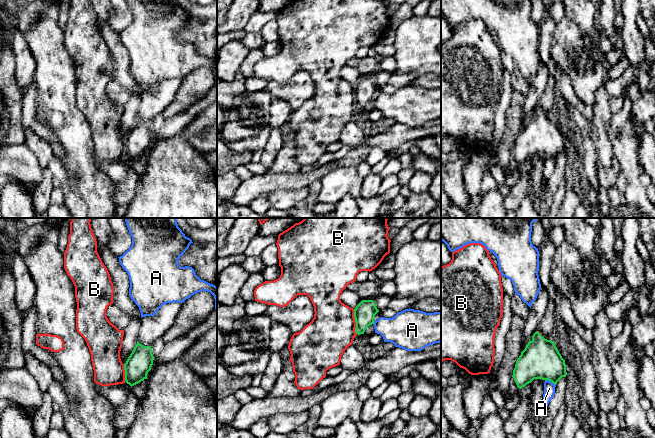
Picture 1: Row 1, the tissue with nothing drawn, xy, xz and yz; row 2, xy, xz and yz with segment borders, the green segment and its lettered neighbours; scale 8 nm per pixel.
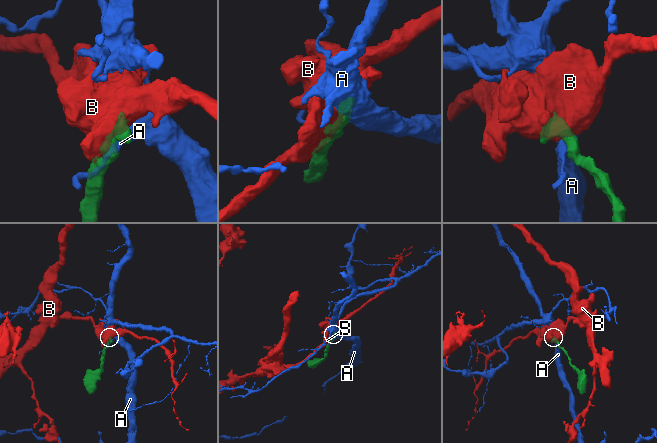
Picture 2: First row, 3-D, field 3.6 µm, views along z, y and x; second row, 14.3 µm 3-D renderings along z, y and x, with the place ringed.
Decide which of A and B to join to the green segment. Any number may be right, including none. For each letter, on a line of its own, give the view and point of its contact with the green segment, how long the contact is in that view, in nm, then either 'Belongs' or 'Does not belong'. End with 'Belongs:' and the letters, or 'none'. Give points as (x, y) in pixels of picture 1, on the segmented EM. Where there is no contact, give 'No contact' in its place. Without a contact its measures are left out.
A: Touches green at yz (550, 380). Shared border 100 nm. Does not belong
B: Touches green at xz (355, 321). Shared border 200 nm. Does not belong
Belongs: none

